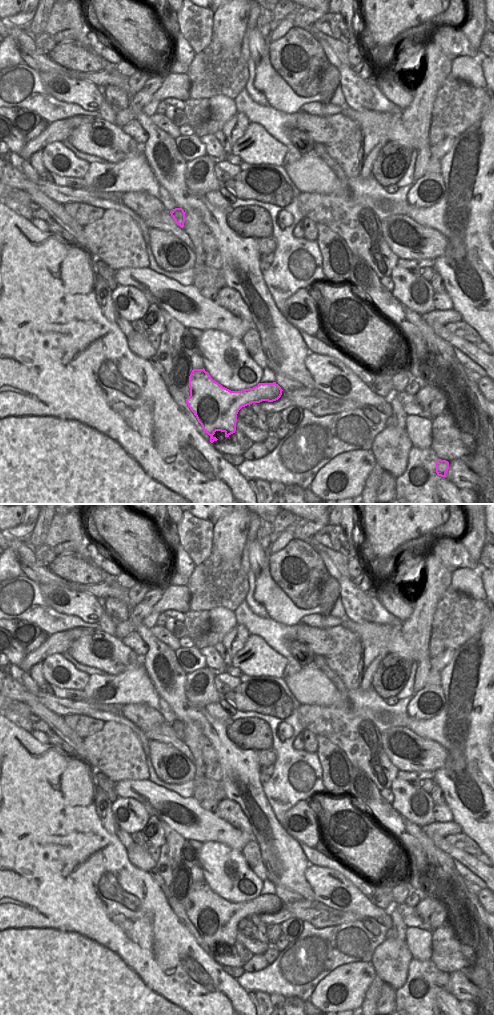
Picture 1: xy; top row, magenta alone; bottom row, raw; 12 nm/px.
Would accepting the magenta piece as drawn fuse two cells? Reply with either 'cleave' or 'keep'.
cleave

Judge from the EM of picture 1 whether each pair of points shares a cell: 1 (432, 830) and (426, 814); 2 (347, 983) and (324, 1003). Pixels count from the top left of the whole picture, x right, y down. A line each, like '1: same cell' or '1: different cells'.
1: different cells
2: same cell

